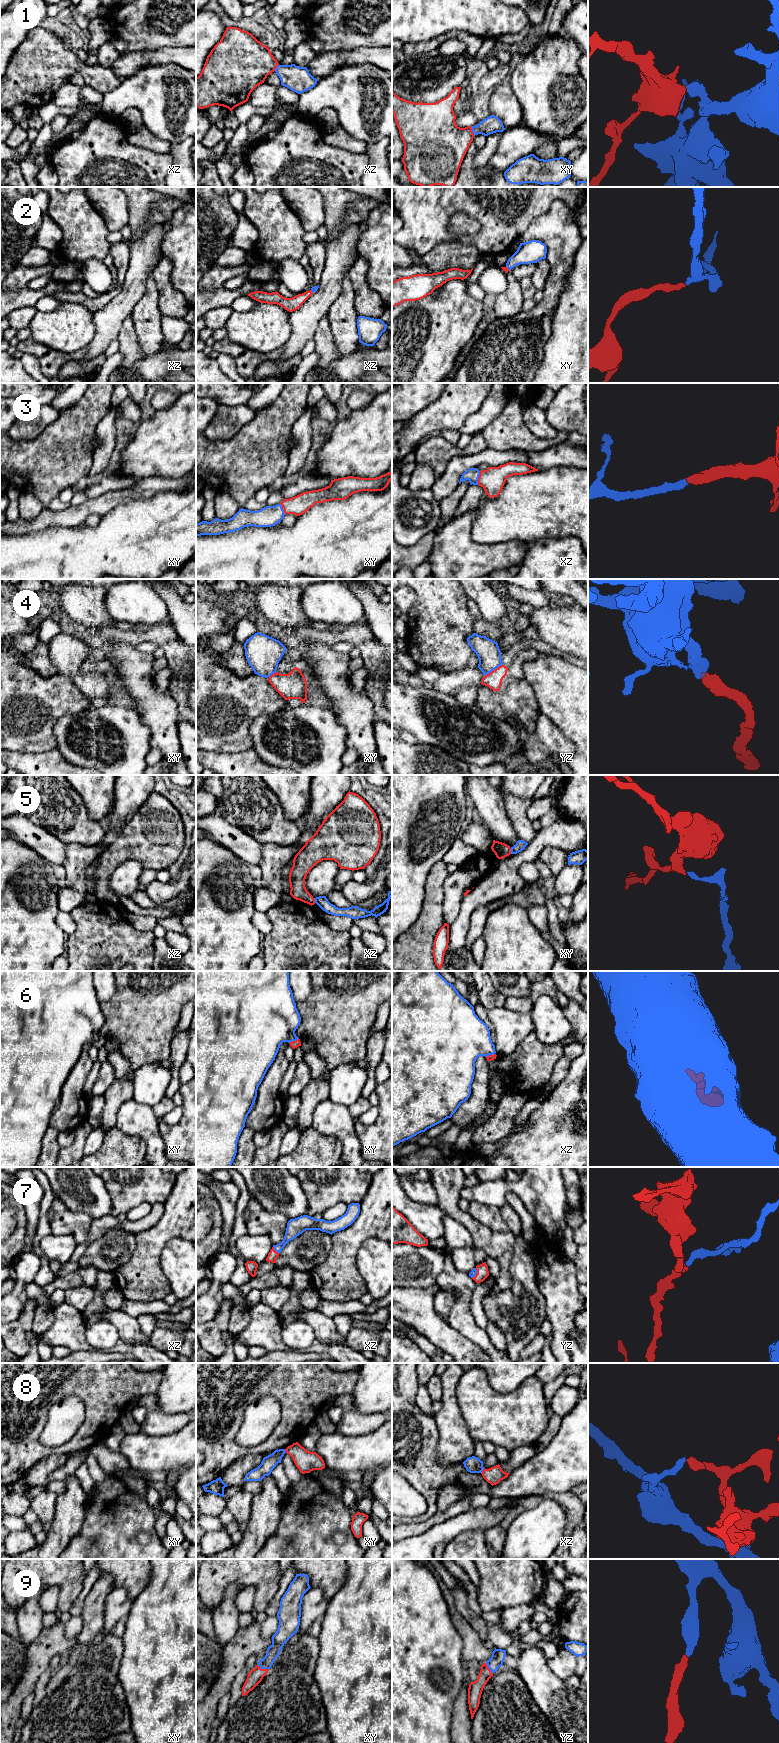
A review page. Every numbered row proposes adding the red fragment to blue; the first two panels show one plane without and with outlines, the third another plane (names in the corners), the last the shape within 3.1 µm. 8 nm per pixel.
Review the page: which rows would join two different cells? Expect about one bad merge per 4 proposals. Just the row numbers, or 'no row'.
5, 8

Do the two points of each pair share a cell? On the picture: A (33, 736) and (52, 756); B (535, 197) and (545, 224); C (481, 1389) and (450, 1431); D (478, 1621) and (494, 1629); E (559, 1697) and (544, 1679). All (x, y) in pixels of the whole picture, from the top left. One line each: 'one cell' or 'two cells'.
A: two cells
B: two cells
C: two cells
D: two cells
E: one cell

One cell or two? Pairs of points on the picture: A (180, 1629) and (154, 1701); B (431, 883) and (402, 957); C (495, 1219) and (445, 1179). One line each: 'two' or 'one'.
A: one
B: one
C: two

